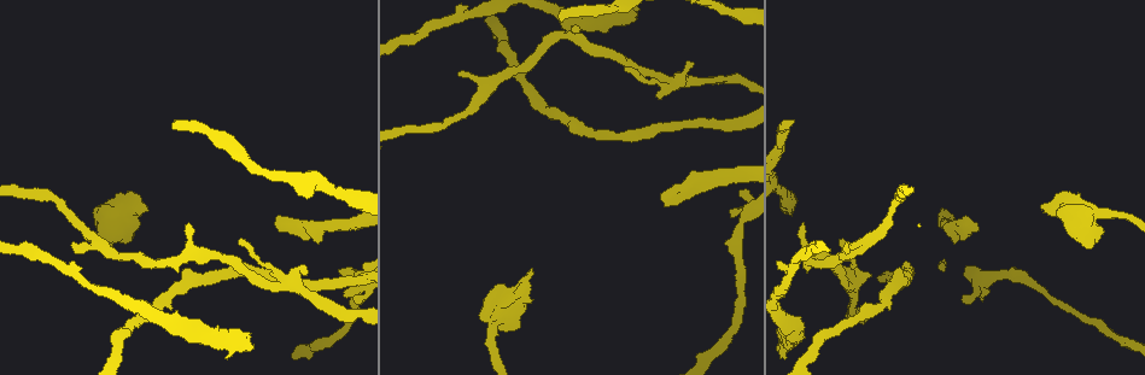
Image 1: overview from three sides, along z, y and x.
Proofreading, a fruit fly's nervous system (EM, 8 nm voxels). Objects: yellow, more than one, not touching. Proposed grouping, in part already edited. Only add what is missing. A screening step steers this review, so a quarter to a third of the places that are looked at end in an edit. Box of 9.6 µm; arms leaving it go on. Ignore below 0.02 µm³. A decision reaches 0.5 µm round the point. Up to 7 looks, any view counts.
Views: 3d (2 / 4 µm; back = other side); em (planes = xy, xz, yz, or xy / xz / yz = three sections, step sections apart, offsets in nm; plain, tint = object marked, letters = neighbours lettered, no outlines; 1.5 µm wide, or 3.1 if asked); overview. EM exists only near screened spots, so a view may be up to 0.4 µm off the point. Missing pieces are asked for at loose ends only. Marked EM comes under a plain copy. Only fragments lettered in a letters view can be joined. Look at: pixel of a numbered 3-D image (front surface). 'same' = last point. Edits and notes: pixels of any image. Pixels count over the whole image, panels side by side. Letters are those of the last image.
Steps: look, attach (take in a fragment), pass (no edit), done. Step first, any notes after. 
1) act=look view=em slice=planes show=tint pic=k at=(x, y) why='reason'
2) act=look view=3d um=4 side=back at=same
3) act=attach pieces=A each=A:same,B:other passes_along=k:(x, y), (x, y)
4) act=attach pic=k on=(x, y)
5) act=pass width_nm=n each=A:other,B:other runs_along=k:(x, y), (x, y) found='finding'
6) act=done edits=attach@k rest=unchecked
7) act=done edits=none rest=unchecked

act=look view=em slice=xz step=4 show=letters pic=1 at=(803, 222) why='an open end'

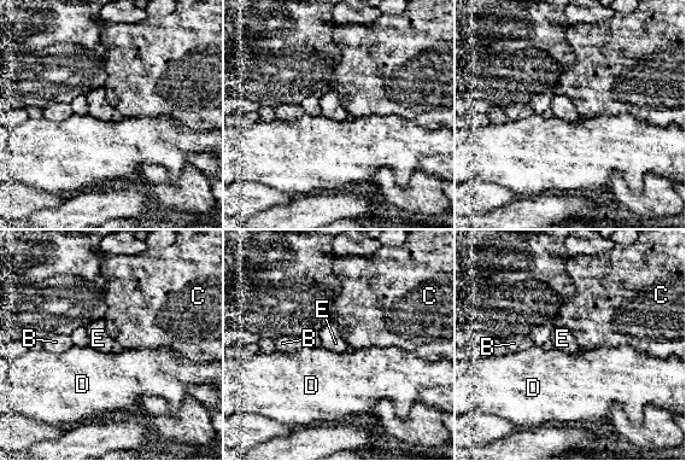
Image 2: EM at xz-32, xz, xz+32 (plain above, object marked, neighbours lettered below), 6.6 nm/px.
act=look view=em slice=planes show=letters at=same why='another direction'

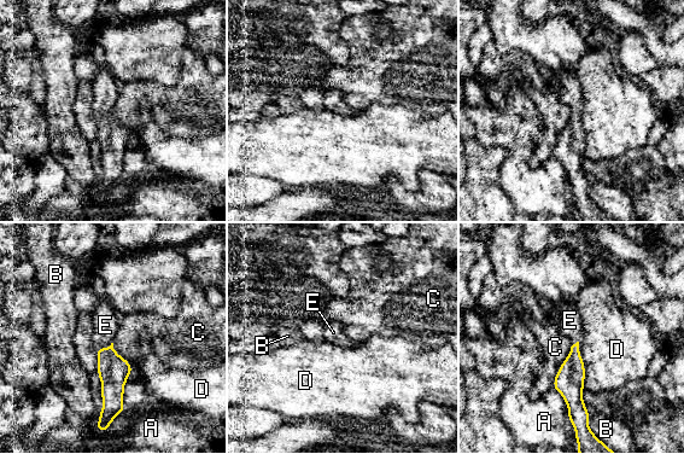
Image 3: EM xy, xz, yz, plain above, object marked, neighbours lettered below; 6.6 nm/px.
act=attach pieces=E longest_contact=C:320nm each=A:other,B:other,C:other,D:other,E:same passes_along=3:(114, 371), (104, 348), (105, 325) found='the neuron continues'

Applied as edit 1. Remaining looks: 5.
act=look view=overview

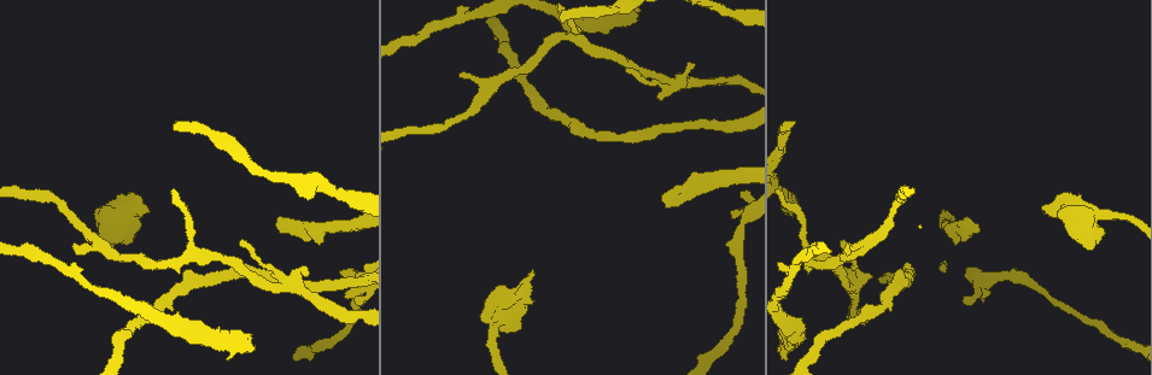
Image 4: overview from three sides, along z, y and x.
act=look view=em slice=planes show=tint pic=4 at=(280, 225) why='an open end'

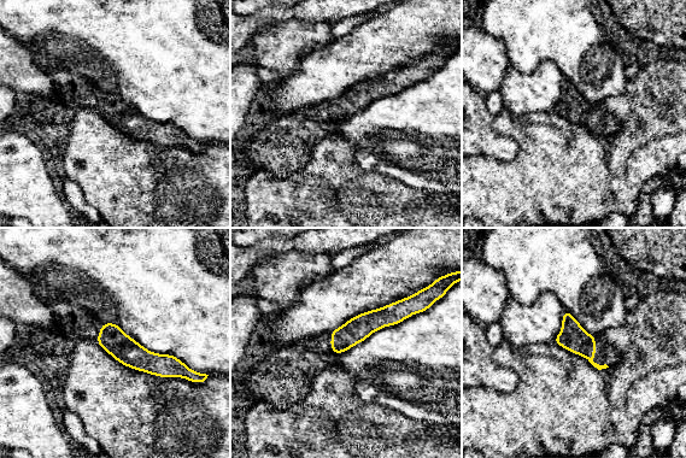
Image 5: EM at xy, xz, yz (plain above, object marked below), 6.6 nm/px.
act=look view=em slice=planes show=letters at=same why='see the neighbours'

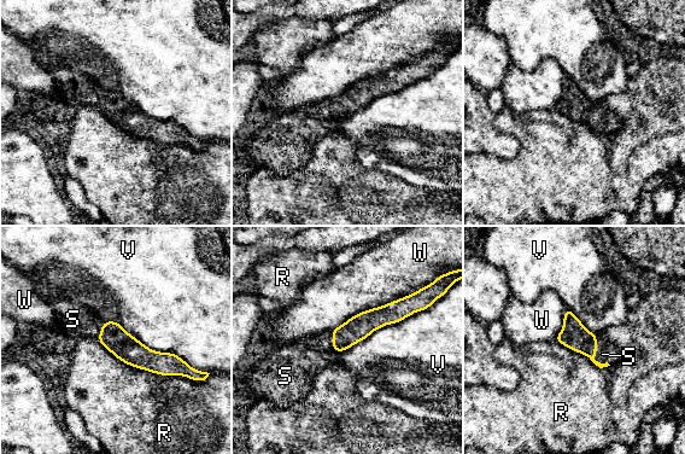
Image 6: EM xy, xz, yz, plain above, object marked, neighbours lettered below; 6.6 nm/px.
act=attach pieces=S width_nm=170 each=R:other,S:same,V:other,W:other passes_along=6:(574, 336), (596, 350), (602, 354) found='the neuron continues'

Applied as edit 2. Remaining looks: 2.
act=look view=em slice=xy step=4 show=tint pic=4 at=(515, 303) why='an open end'

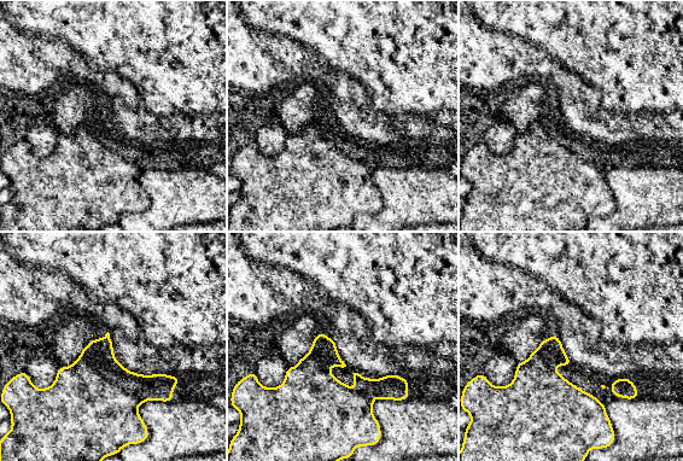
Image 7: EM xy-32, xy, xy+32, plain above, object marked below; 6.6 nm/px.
act=look view=em slice=planes show=letters at=same

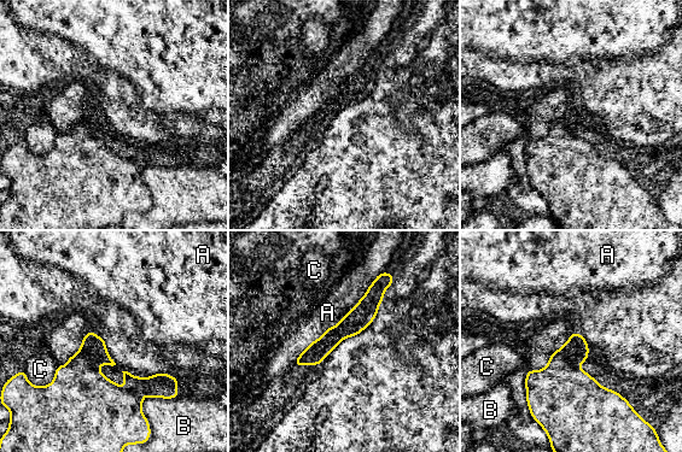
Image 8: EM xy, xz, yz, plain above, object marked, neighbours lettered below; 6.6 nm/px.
act=pass each=A:other,B:other,C:other found='no lettered fragment goes on from it'

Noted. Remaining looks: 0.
act=done edits=attach@3,attach@6 rest=unchecked

